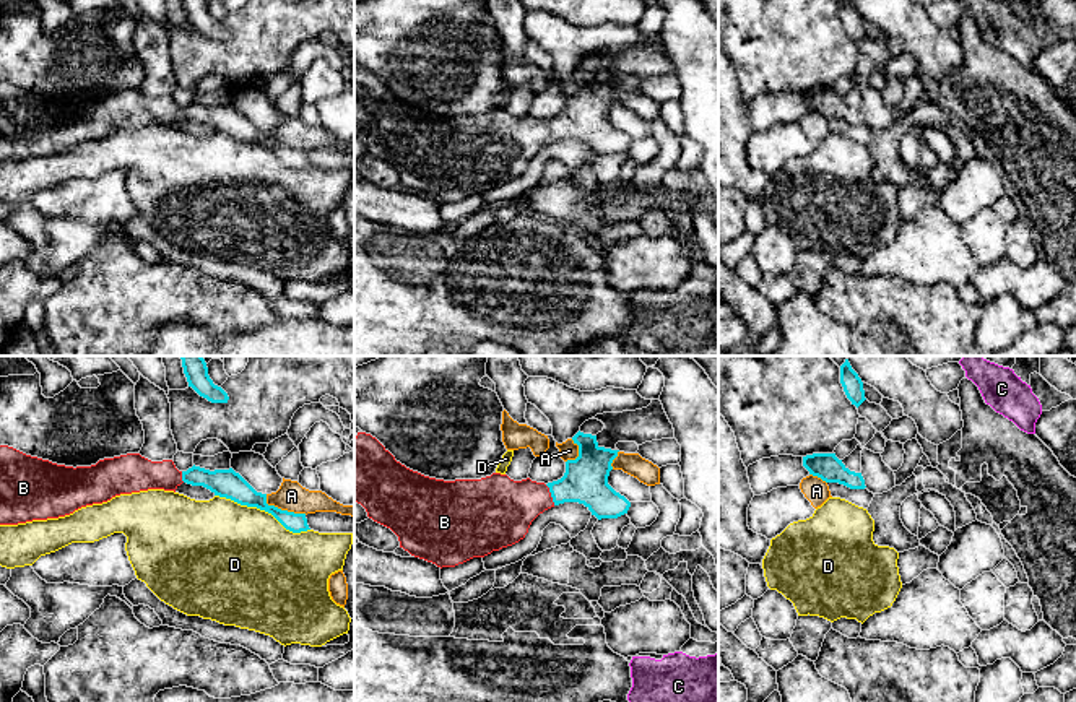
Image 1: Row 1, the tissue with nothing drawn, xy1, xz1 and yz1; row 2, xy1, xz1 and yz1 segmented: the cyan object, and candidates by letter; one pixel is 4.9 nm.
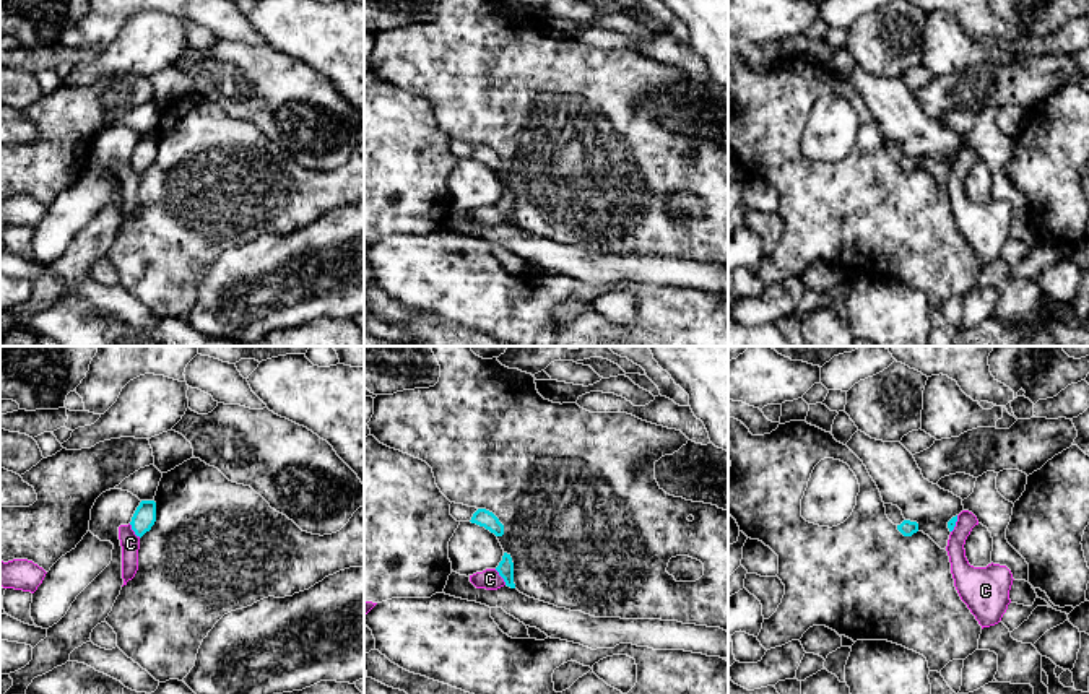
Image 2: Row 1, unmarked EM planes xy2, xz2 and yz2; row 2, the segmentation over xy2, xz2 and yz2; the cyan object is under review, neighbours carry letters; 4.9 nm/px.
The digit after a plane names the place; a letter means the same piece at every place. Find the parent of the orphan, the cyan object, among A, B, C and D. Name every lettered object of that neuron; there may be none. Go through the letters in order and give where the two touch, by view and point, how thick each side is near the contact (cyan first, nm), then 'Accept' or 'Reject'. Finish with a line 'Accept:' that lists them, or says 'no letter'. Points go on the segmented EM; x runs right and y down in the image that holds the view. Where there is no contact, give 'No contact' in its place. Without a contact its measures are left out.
A: Touches cyan at xy1 (283, 511). Thickness 120 nm (cyan) against 150 nm. Reject
B: Touches cyan at xz1 (551, 494). Thickness 220 nm (cyan) against 300 nm. Accept
C: Touches cyan at xy2 (134, 530). Thickness 110 nm (cyan) against 100 nm. Reject
D: Touches cyan at xy1 (262, 509). Thickness 140 nm (cyan) against 480 nm. Reject
Accept: B

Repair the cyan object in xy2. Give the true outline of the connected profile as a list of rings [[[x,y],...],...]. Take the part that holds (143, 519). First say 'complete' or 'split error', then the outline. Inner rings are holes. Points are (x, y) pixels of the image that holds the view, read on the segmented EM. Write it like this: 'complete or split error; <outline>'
complete; [[[141,501],[132,517],[132,530],[137,536],[143,536],[156,522],[156,502],[154,501]]]

